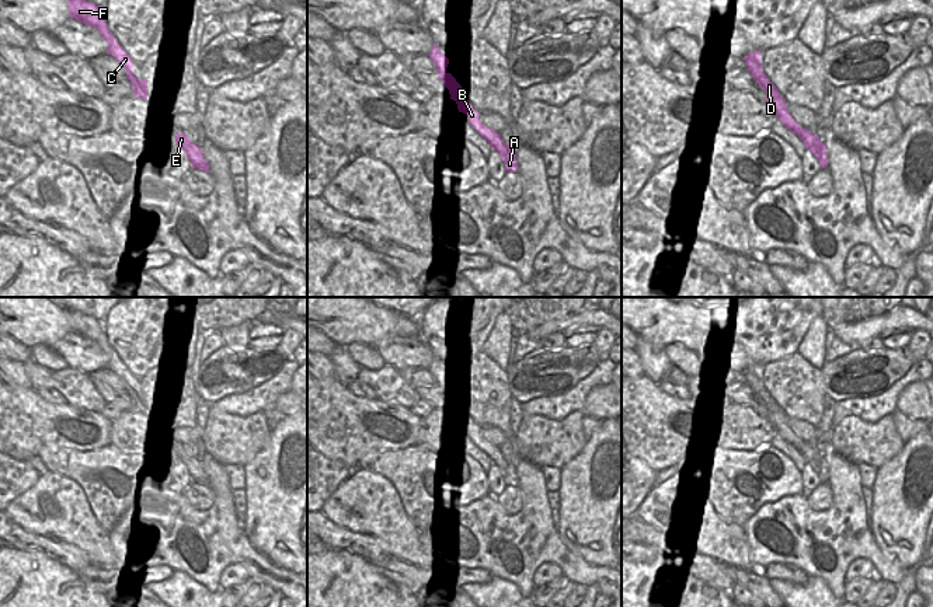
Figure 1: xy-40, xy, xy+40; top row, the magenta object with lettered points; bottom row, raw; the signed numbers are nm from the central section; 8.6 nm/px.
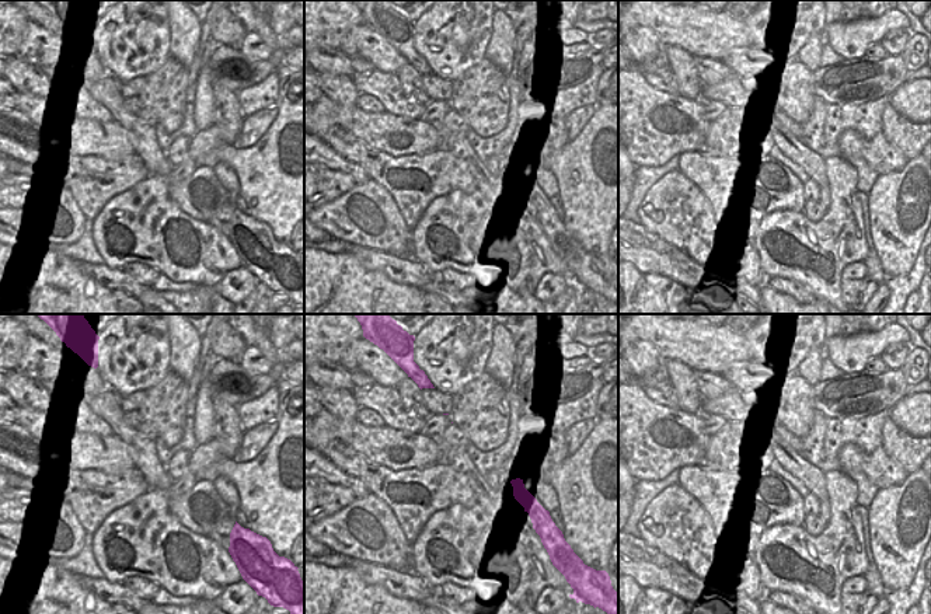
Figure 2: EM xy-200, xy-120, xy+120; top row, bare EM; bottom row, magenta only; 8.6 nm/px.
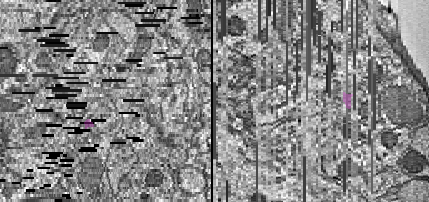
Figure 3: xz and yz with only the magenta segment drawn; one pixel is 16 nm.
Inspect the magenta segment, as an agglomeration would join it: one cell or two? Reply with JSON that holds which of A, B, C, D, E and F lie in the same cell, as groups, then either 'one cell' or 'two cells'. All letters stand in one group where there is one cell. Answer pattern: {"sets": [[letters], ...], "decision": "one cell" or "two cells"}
{"sets": [["A", "B", "C", "D", "E", "F"]], "decision": "one cell"}

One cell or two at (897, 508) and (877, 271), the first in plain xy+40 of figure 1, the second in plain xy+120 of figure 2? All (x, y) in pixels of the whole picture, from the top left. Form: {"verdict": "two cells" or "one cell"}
{"verdict": "two cells"}

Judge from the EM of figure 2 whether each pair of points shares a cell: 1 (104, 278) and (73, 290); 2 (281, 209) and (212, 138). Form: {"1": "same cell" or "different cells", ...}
{"1": "different cells", "2": "different cells"}

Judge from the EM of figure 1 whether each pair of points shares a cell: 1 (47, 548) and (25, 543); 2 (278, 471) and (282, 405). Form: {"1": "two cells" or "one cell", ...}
{"1": "one cell", "2": "two cells"}

